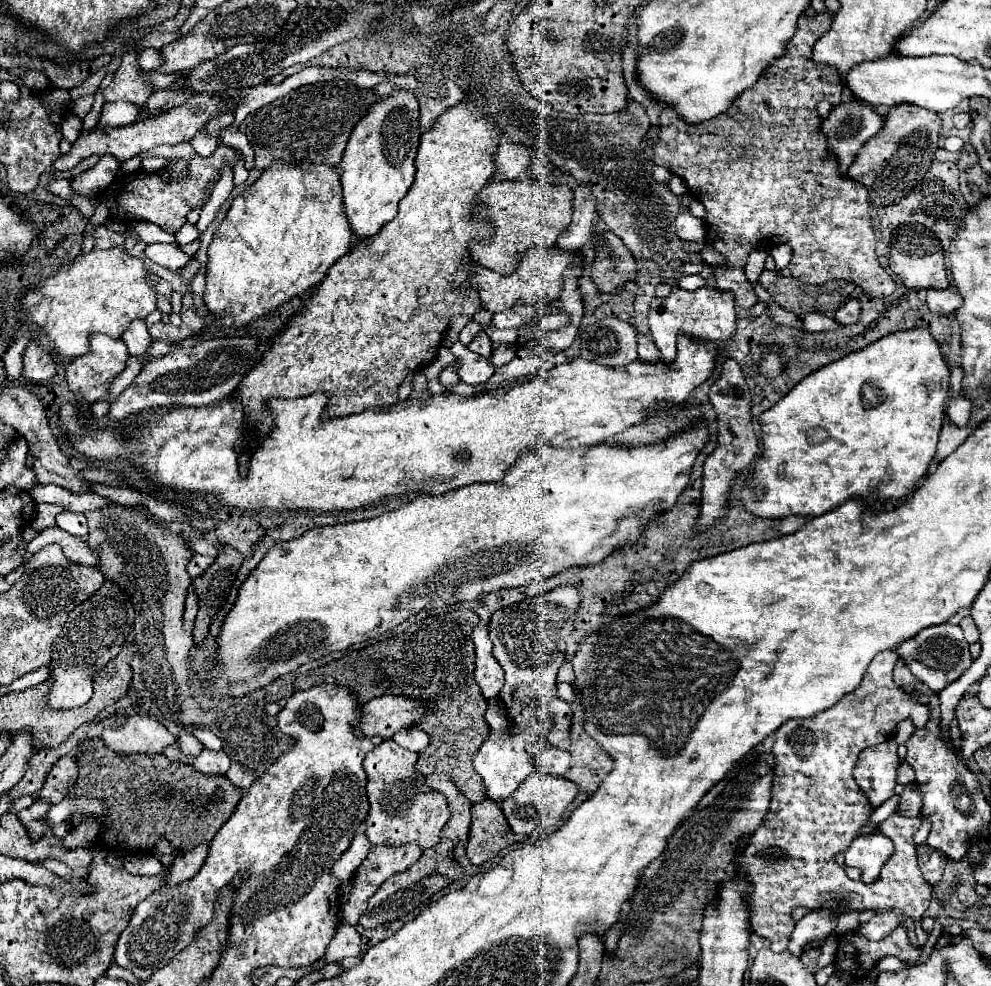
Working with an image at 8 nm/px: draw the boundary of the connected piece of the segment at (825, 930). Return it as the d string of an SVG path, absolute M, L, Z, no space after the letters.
M811 911L803 919L797 921L793 935L789 939L789 951L797 957L807 953L811 941L819 941L834 933L838 923L838 915L831 911Z

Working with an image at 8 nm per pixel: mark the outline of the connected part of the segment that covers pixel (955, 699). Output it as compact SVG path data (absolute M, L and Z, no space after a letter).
M957 679L953 681L949 687L945 687L939 693L939 701L941 701L941 717L953 719L955 713L955 705L959 703L961 695L965 695L967 691L971 691L973 685L969 685L969 679Z

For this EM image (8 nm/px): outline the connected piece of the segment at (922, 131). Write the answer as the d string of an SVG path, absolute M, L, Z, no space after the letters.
M893 105L881 131L873 139L869 139L865 147L857 153L855 163L847 171L847 177L863 183L869 191L871 203L875 205L899 203L899 181L893 177L893 173L899 179L903 177L903 169L899 167L907 167L907 157L935 157L935 151L939 147L939 129L941 117L935 111L925 111L917 105Z

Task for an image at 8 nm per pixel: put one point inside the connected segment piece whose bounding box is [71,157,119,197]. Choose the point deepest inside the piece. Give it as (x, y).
(89, 183)

